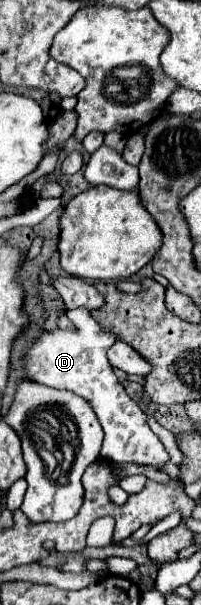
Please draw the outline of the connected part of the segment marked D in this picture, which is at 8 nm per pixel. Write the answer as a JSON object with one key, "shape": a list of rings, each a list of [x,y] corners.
{"shape":[[[87,309],[67,311],[73,329],[43,329],[41,335],[25,347],[23,371],[29,379],[43,383],[47,387],[69,389],[83,397],[95,411],[105,439],[101,447],[101,457],[113,463],[137,463],[137,465],[163,465],[169,461],[167,451],[159,437],[145,423],[145,413],[139,405],[125,393],[123,385],[113,373],[107,361],[107,349],[117,341],[117,337],[105,333]]]}

